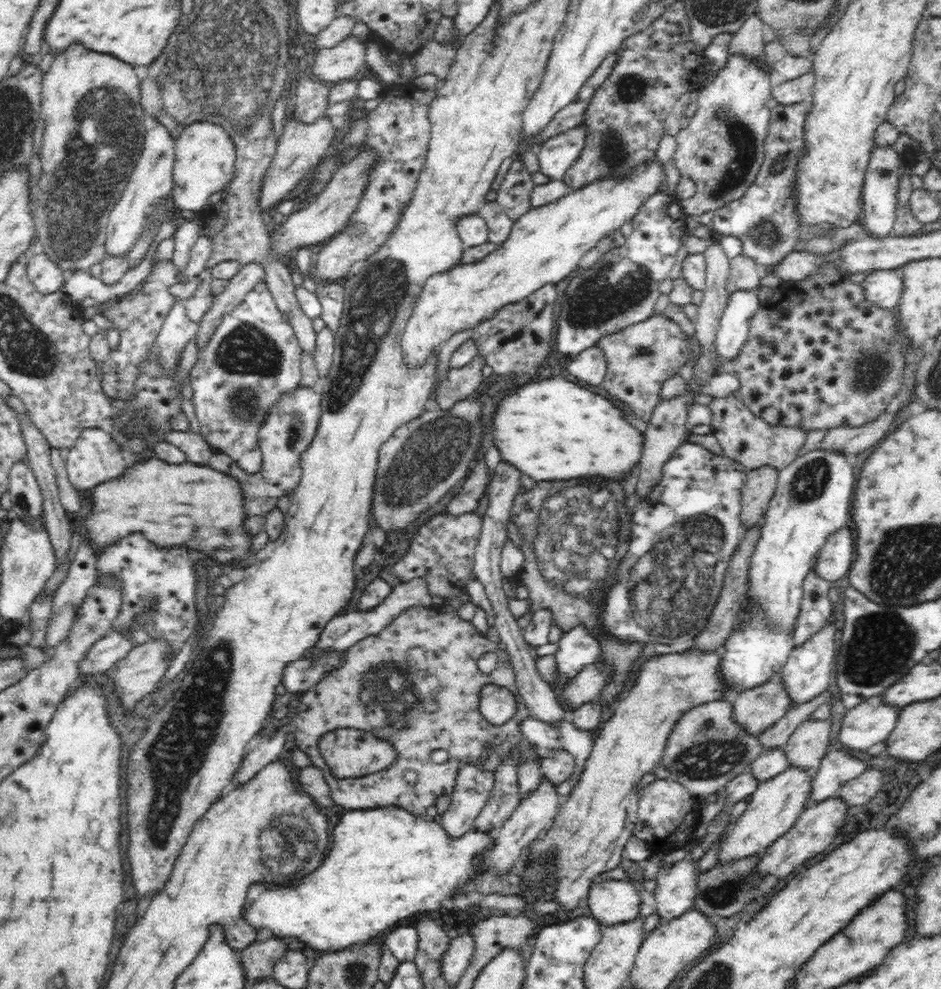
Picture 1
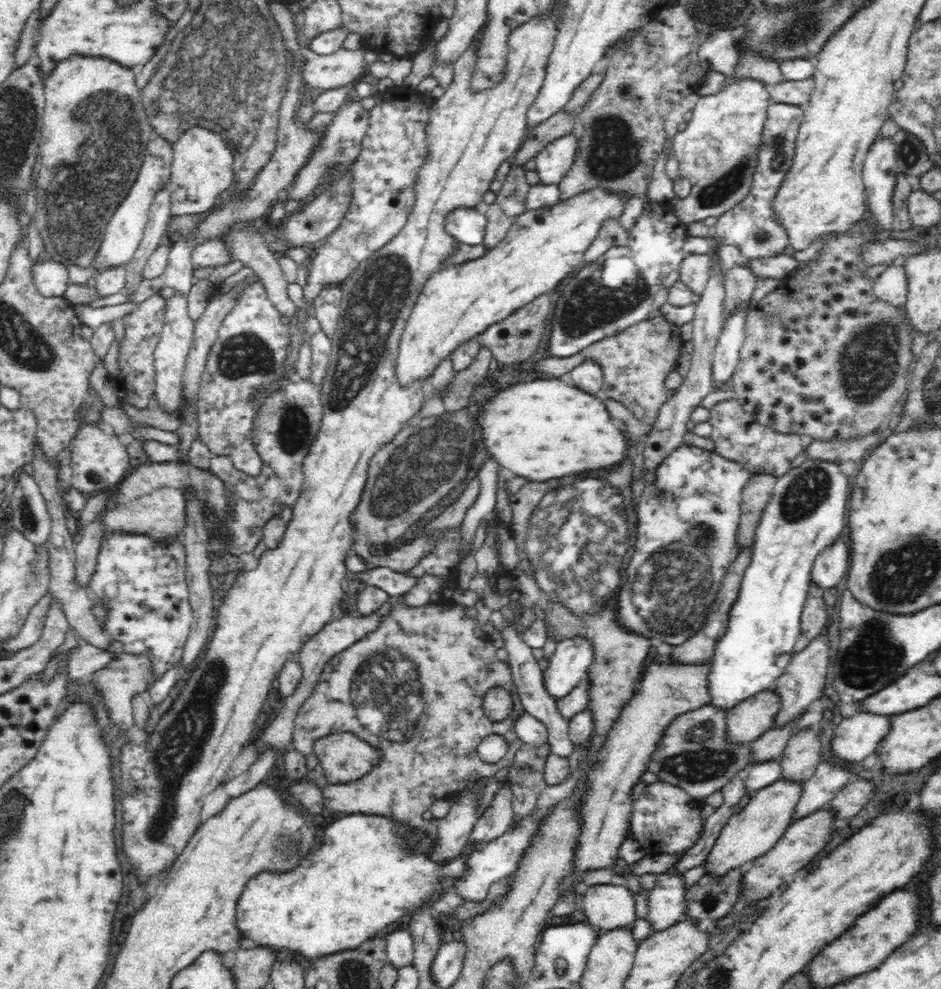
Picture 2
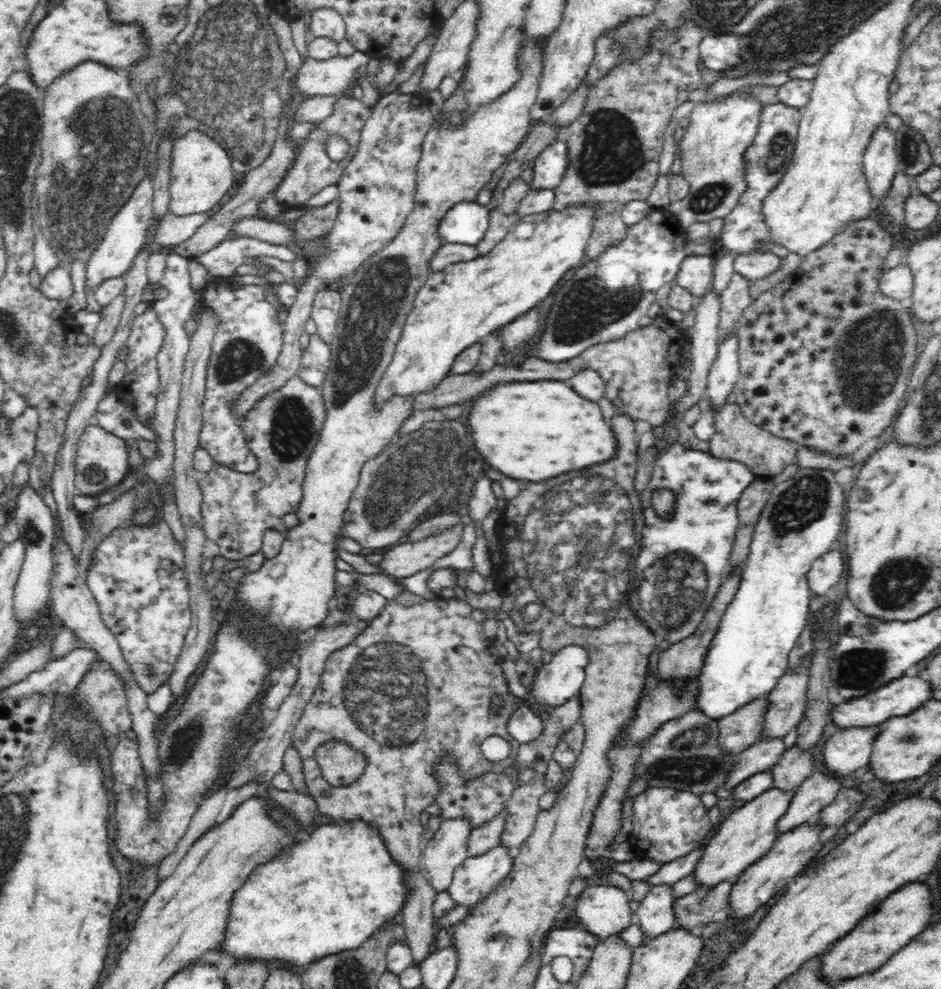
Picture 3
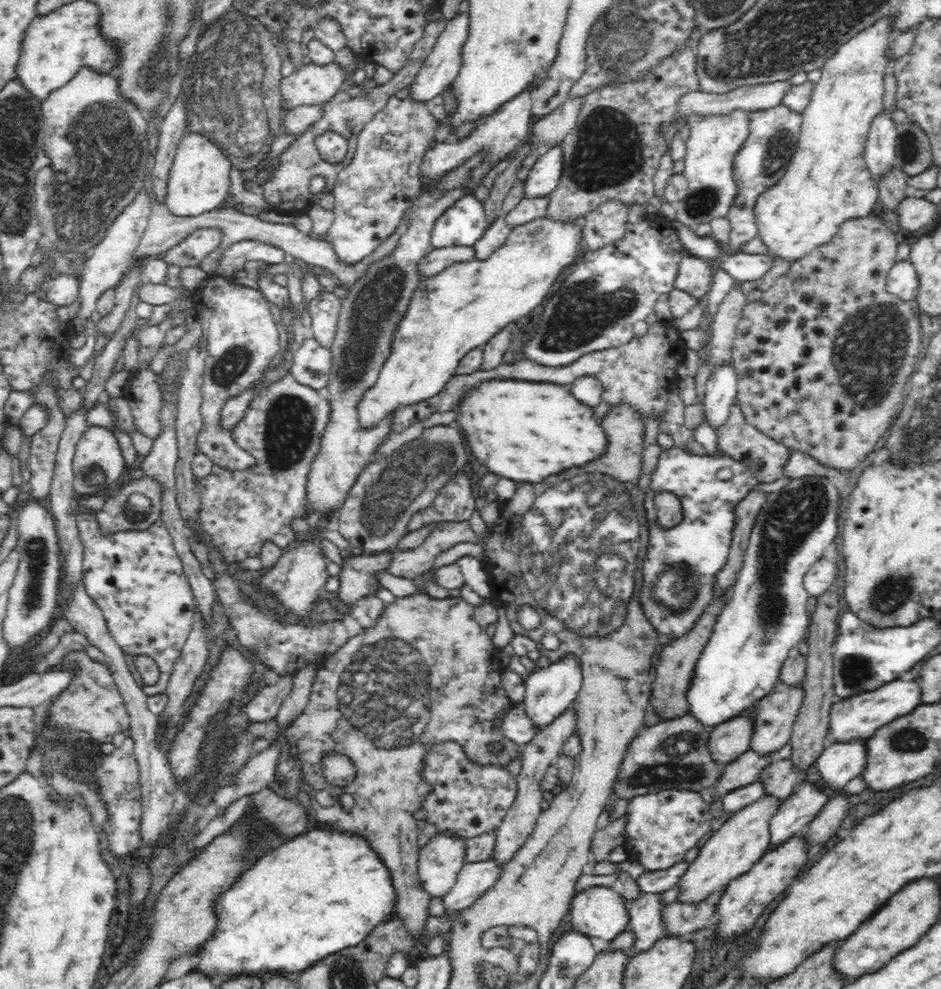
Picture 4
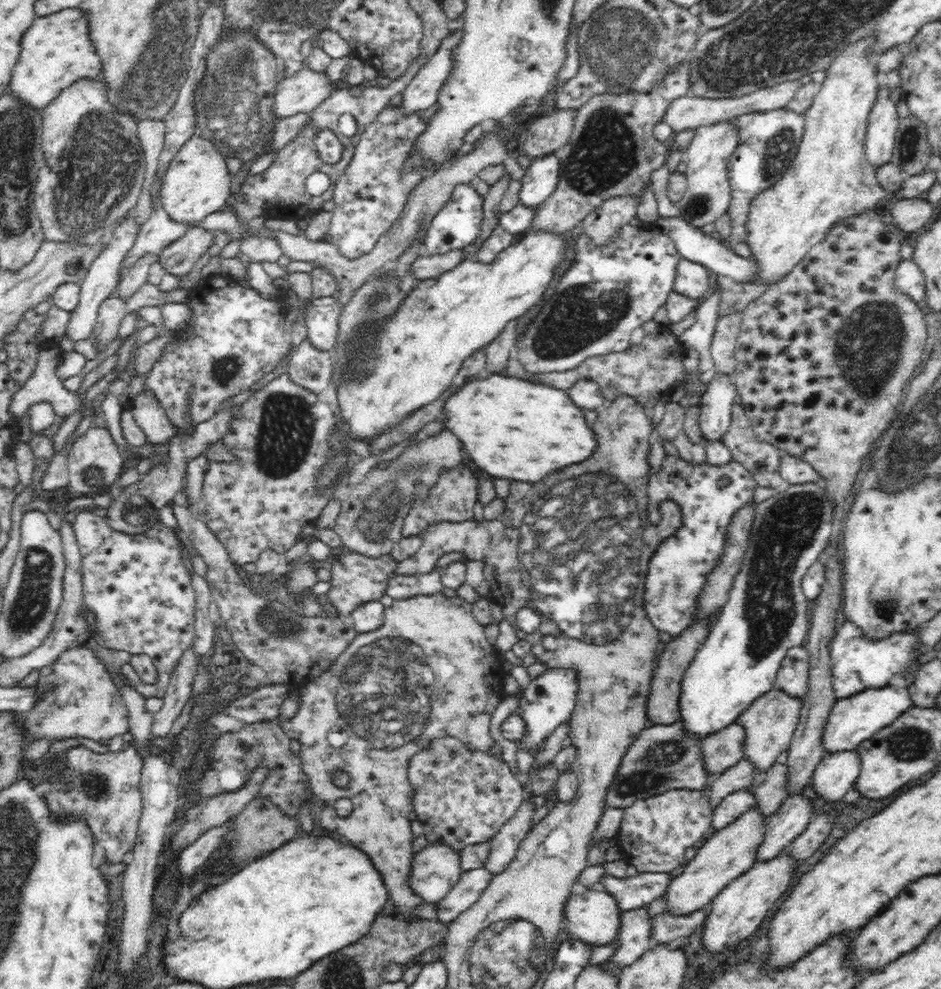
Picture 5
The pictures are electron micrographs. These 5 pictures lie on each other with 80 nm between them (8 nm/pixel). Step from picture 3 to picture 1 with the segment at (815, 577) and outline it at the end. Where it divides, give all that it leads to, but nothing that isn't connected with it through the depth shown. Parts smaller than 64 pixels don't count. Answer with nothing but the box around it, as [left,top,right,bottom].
[814,528,855,584]

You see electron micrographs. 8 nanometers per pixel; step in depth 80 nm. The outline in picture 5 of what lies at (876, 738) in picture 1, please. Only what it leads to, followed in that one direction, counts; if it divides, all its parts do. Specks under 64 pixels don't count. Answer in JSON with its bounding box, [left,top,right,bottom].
[810,750,860,804]

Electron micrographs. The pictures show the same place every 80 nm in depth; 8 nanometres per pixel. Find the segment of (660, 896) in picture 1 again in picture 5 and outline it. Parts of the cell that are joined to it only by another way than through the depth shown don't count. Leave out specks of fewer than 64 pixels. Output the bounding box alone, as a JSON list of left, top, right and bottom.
[608,907,652,971]

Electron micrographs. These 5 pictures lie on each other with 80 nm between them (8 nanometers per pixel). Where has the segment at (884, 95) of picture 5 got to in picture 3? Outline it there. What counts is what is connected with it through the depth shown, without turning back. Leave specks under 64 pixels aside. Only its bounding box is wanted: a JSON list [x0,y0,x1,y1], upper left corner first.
[863,124,898,205]

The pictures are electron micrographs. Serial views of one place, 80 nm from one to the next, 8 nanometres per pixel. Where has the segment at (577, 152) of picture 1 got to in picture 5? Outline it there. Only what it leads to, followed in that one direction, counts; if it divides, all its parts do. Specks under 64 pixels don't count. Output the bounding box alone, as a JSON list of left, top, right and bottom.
[519,154,561,210]

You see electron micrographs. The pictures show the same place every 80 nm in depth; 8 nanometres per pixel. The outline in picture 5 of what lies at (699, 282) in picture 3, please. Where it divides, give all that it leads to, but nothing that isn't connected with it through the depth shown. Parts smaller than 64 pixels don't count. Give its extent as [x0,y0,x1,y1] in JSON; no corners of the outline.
[673,258,713,301]

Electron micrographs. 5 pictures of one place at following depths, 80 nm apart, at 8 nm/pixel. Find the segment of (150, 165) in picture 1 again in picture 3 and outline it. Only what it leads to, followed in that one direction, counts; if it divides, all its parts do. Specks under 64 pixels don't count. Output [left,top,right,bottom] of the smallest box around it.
[85,179,153,292]

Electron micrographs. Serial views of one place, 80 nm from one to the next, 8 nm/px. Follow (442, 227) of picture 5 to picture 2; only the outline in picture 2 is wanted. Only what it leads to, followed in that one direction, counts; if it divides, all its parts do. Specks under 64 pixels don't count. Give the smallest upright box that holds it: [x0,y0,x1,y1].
[445,207,486,246]

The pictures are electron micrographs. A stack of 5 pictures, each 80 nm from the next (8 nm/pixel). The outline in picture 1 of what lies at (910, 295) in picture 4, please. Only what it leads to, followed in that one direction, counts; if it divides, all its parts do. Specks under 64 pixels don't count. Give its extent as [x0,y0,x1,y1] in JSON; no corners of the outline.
[862,268,903,308]

